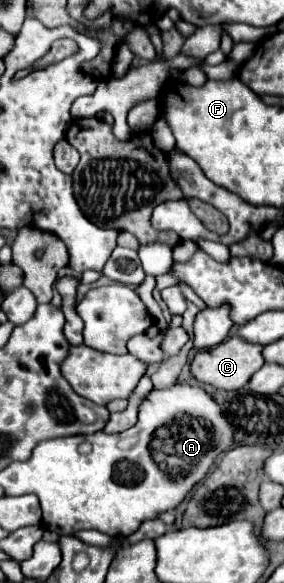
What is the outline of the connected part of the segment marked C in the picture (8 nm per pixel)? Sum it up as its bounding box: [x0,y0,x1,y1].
[191,336,265,390]

